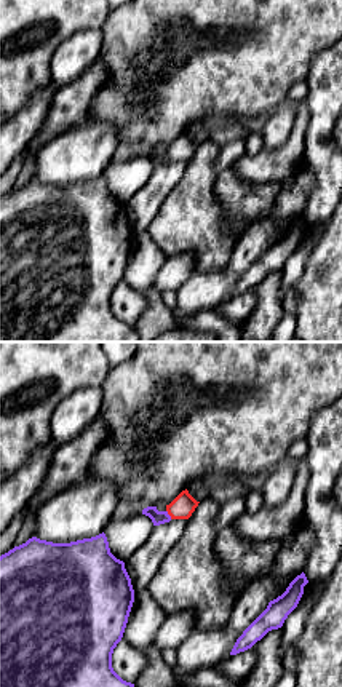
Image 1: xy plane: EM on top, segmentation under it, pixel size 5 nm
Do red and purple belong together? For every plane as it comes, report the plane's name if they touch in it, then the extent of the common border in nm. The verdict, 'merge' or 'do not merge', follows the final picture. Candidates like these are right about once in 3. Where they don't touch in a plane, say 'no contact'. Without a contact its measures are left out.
xy | 50 nm

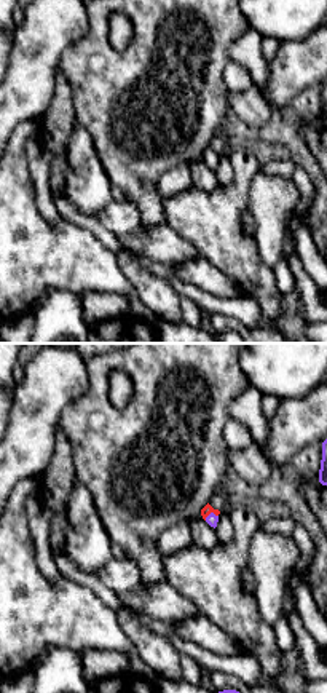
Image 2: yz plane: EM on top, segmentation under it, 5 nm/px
yz | 80 nm

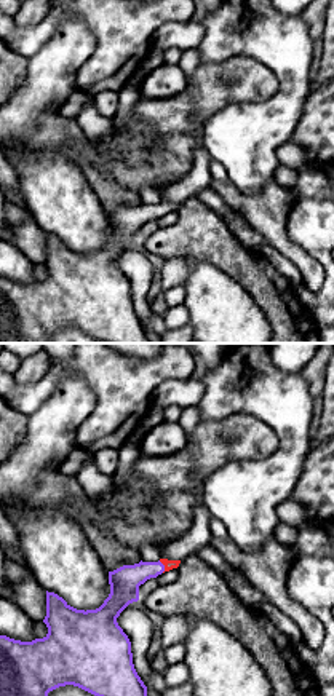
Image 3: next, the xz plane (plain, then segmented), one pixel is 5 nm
xz | 70 nm

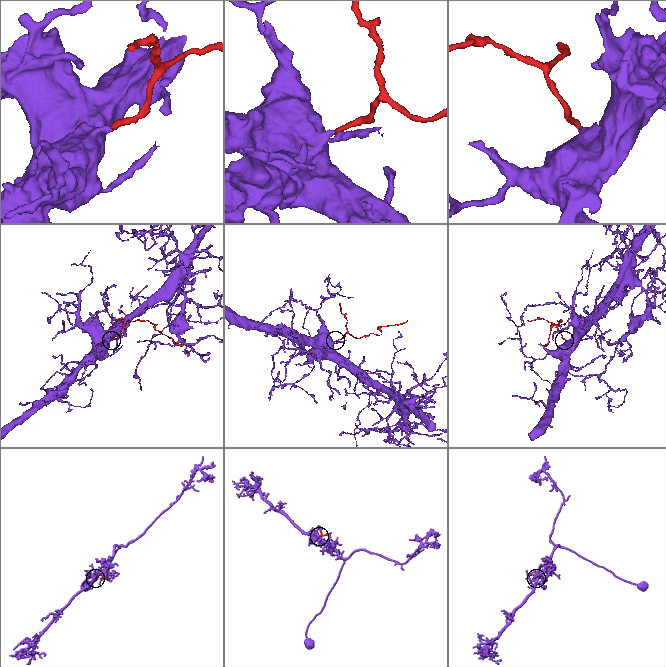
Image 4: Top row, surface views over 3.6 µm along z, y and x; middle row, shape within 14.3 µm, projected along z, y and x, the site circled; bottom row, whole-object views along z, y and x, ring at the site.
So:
merge

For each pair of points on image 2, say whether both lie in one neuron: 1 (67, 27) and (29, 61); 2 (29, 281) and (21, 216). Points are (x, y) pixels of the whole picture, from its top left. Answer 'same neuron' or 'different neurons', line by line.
1: same neuron
2: same neuron

